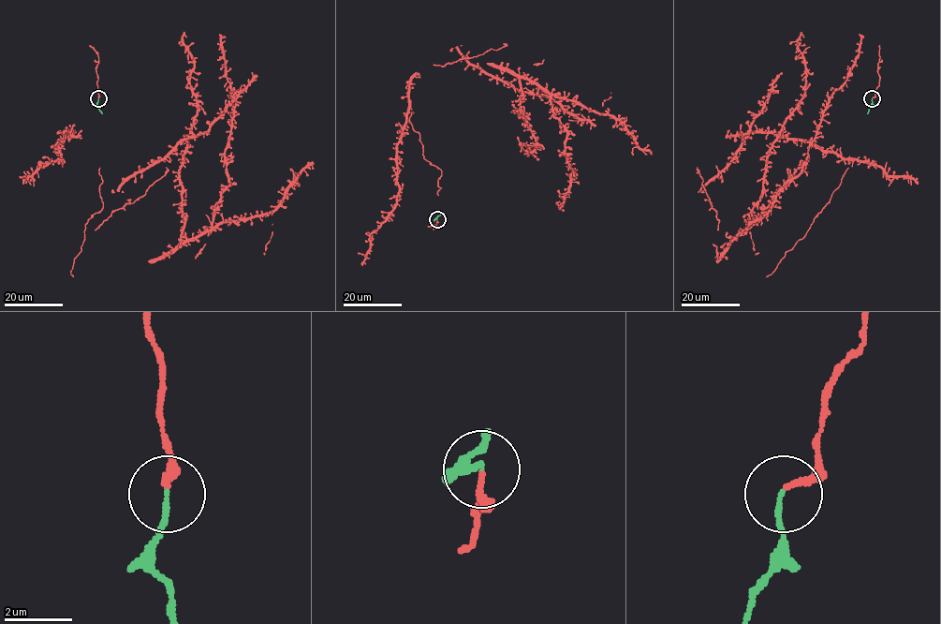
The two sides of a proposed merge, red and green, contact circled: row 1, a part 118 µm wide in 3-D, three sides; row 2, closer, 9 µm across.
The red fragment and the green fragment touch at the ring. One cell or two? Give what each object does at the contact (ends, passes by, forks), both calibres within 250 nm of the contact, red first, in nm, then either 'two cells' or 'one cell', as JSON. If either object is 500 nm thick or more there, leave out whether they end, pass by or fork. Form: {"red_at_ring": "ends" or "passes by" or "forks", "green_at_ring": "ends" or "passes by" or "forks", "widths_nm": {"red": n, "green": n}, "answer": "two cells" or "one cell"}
{"red_at_ring": "ends", "green_at_ring": "ends", "widths_nm": {"red": 160, "green": 150}, "answer": "one cell"}

